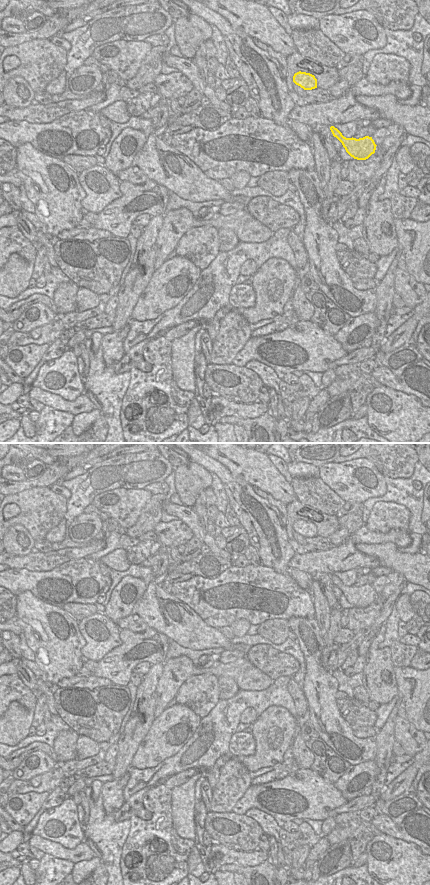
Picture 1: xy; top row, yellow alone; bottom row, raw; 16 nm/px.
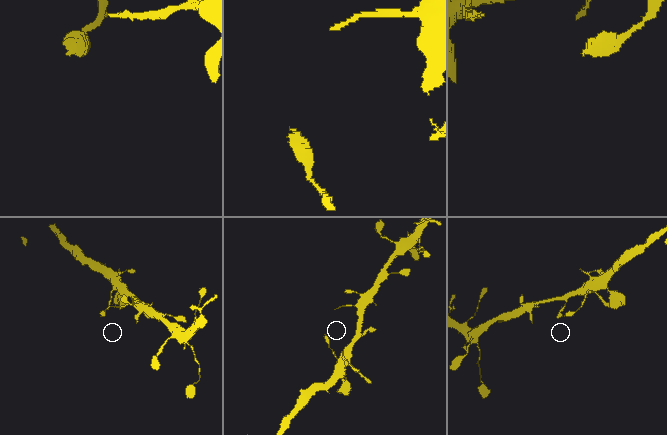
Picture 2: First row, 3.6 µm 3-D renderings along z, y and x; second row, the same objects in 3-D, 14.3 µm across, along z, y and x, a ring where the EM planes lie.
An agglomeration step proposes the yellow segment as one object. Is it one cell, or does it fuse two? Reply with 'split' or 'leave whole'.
leave whole

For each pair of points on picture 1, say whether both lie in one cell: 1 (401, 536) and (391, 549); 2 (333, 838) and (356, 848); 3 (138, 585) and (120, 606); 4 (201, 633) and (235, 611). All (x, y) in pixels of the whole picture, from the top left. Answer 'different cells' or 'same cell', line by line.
1: different cells
2: same cell
3: same cell
4: different cells

